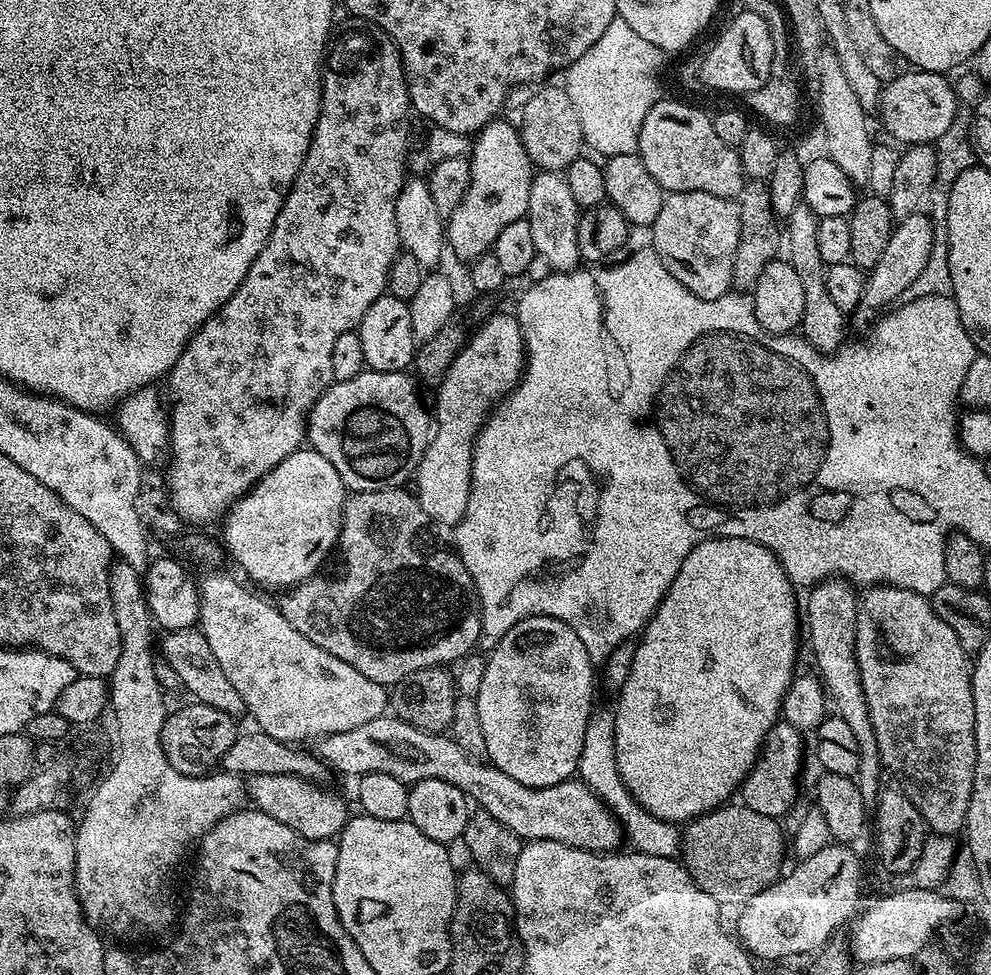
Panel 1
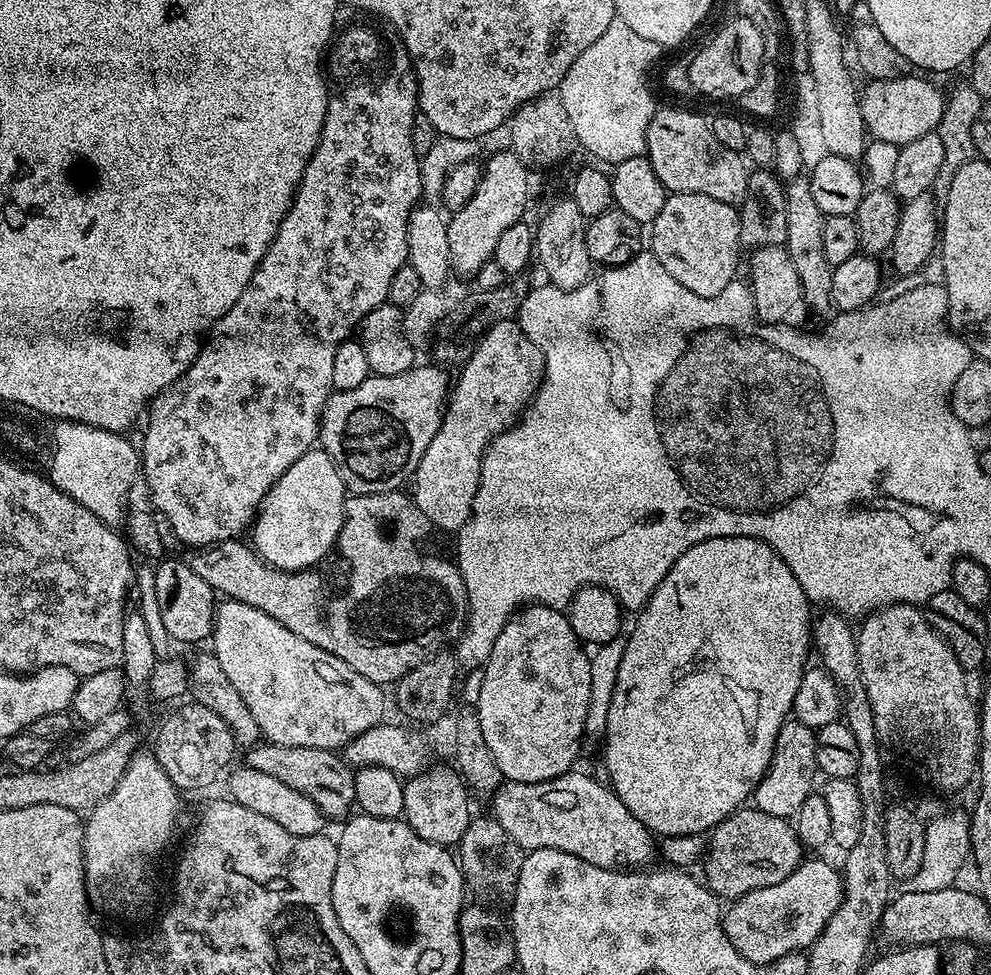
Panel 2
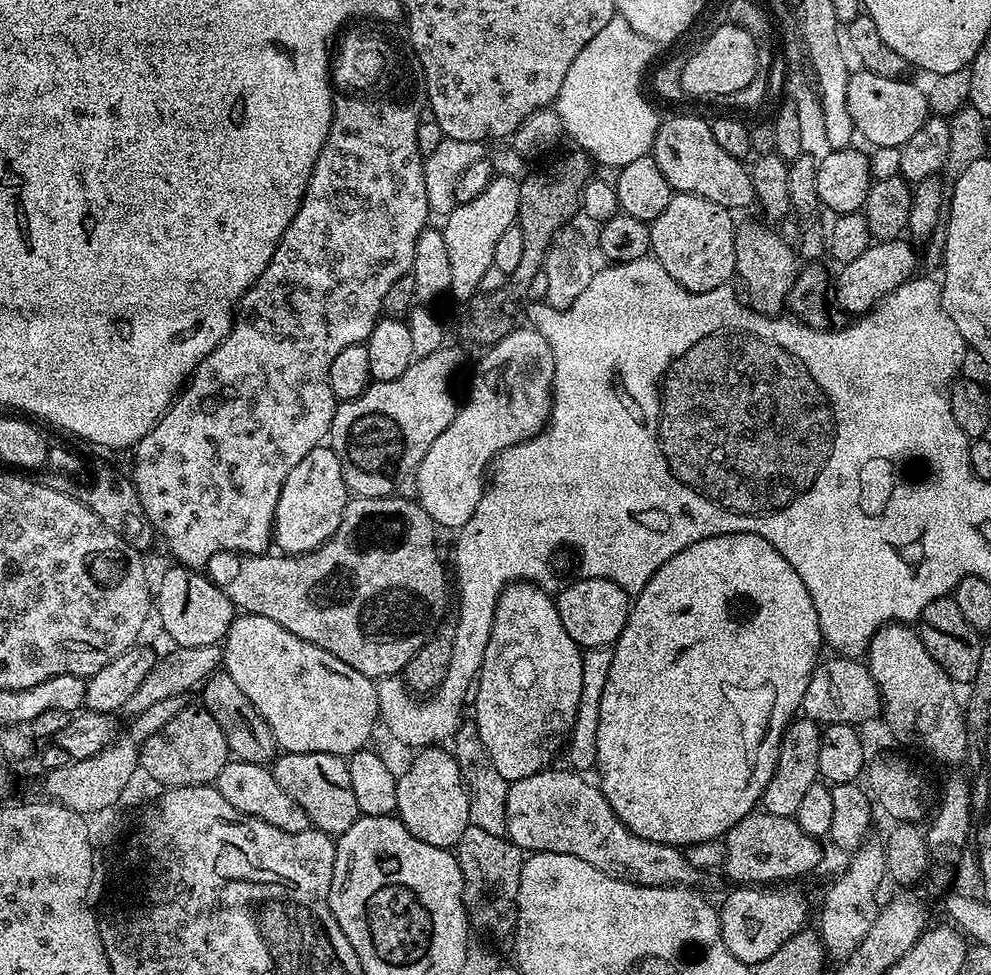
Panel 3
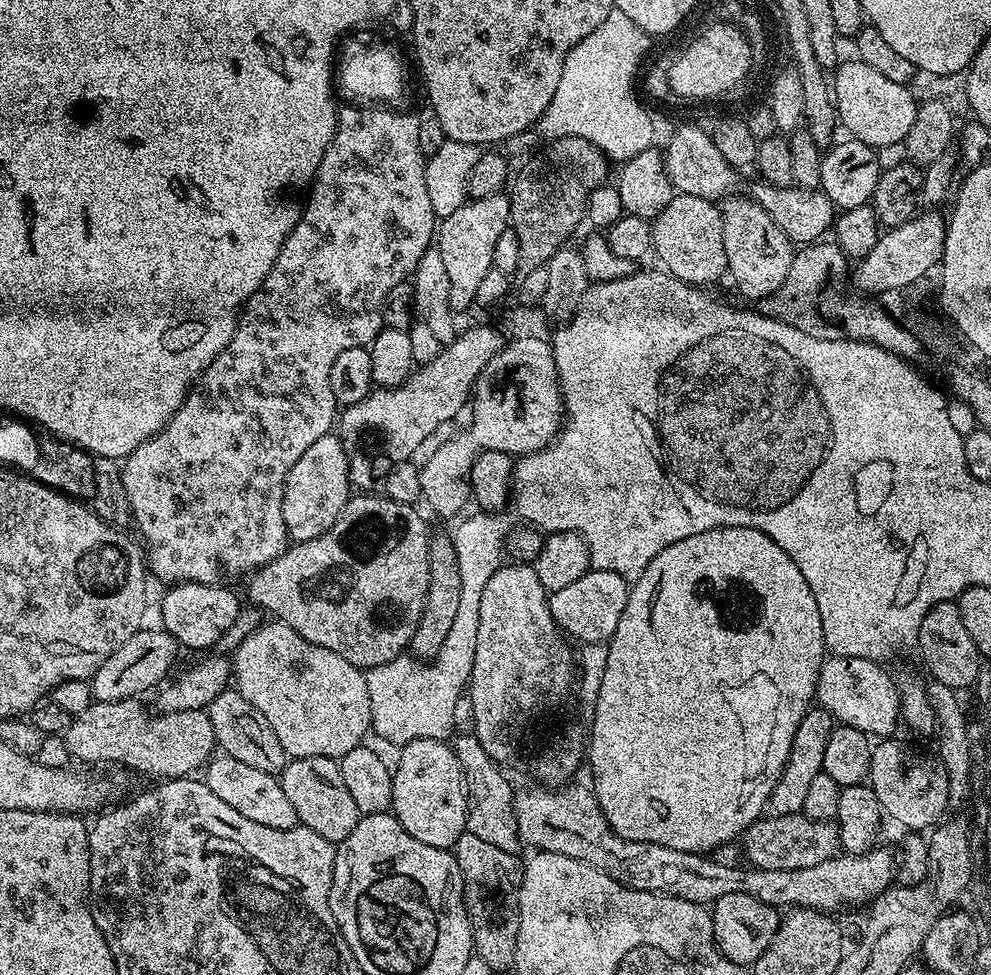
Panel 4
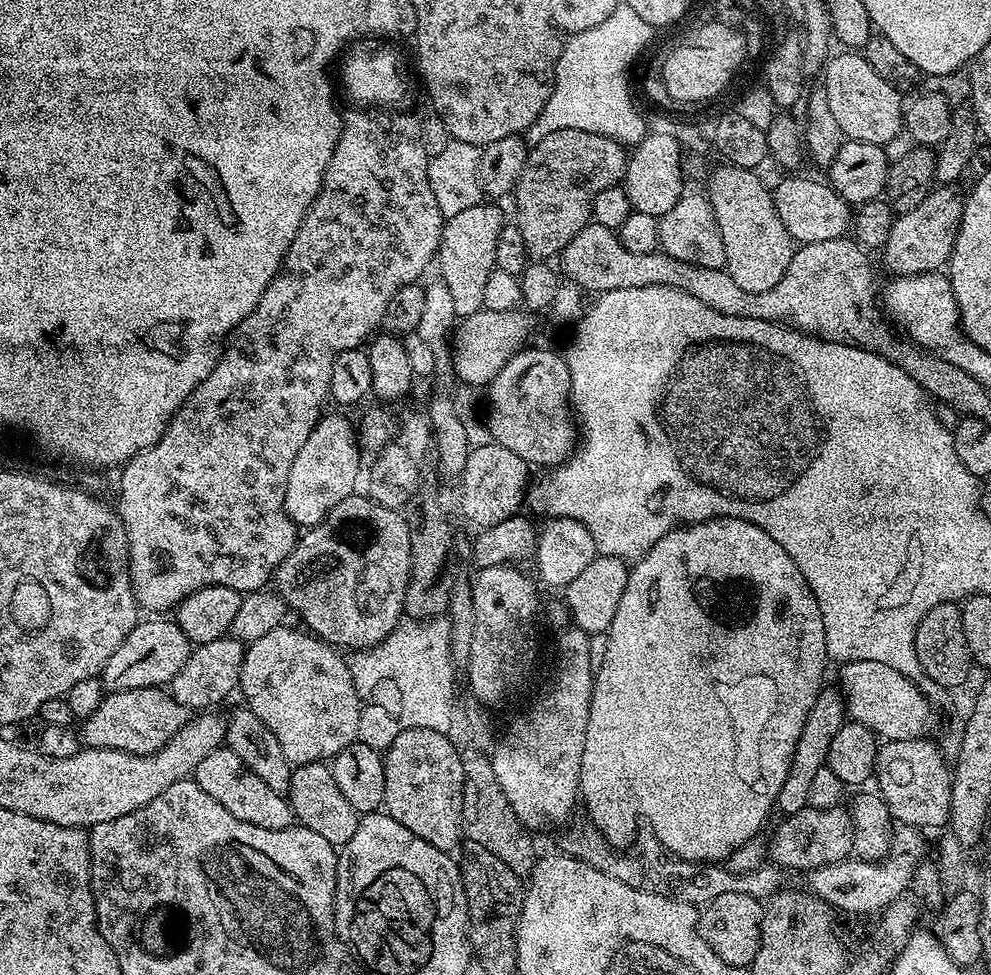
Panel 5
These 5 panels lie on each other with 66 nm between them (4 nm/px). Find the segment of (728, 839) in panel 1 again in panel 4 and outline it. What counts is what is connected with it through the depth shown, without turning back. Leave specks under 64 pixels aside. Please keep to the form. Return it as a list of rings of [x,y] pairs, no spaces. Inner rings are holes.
[[[798,812],[755,820],[742,837],[743,859],[762,870],[806,870],[806,866],[818,866],[840,851],[840,829],[835,823],[811,820]]]

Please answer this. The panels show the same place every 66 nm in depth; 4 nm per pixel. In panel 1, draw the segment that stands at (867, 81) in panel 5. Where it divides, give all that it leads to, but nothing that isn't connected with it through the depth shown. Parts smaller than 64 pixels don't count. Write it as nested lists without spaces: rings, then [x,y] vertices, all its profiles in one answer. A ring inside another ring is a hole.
[[[909,70],[883,85],[878,117],[897,145],[935,145],[949,129],[954,122],[958,103],[953,81],[948,79],[947,75],[938,72]]]

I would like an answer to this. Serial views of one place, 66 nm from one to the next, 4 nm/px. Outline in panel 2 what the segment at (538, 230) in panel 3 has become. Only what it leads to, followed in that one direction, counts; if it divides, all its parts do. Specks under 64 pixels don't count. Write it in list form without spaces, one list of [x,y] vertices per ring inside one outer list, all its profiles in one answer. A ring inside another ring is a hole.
[[[512,278],[502,286],[494,286],[494,290],[479,290],[476,296],[468,296],[456,305],[449,307],[436,327],[436,334],[430,344],[431,359],[437,365],[449,366],[456,364],[462,366],[474,354],[477,344],[498,322],[513,319],[519,313],[522,302],[527,298],[530,285],[527,279]]]

